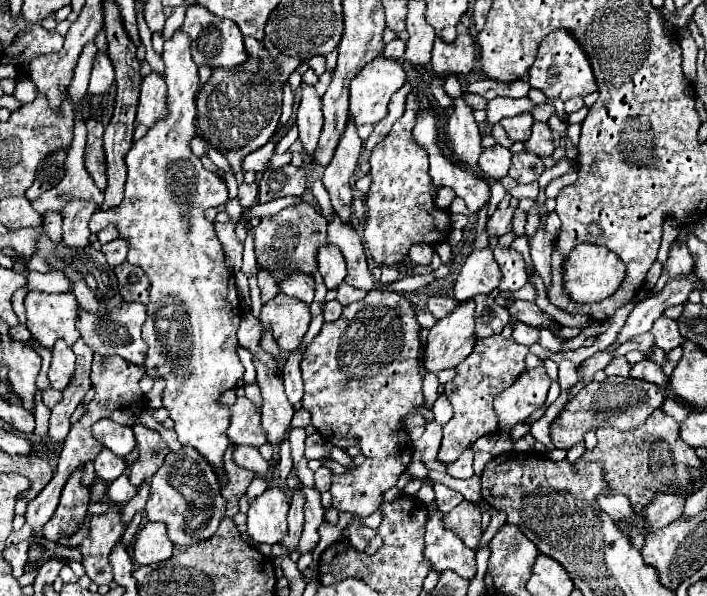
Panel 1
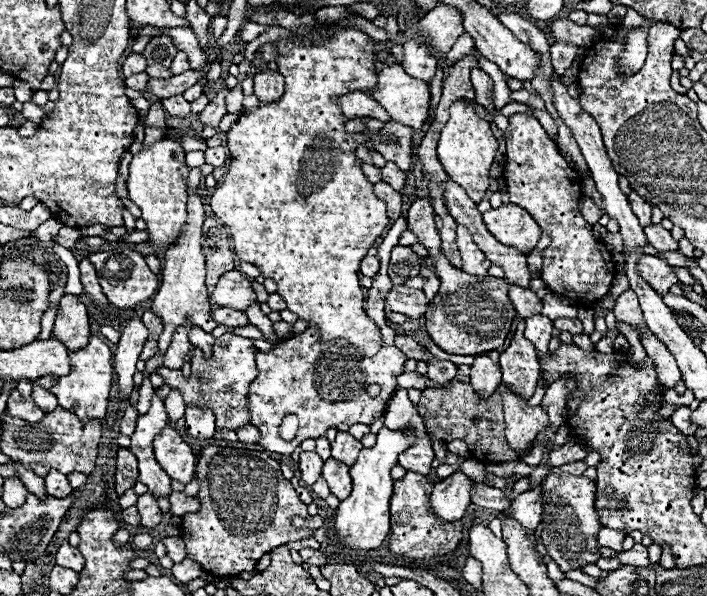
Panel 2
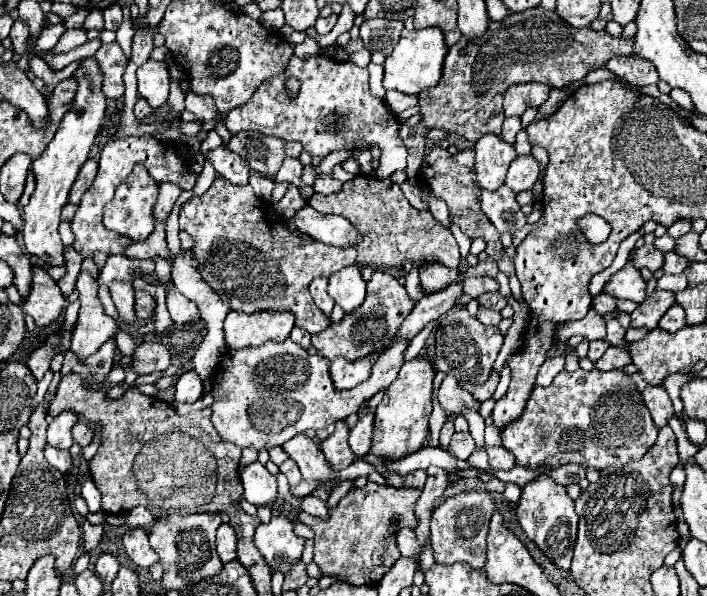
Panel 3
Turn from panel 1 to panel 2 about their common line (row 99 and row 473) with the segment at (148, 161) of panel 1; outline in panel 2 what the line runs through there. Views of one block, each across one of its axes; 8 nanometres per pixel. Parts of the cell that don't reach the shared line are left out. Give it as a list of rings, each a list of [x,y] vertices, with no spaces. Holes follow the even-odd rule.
[[[164,428],[154,440],[154,454],[172,480],[188,484],[194,478],[196,456],[174,428]]]

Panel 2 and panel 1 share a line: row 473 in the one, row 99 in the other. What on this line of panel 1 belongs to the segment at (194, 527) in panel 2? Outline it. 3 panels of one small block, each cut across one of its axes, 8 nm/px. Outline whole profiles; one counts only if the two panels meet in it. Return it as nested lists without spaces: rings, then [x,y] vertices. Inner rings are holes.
[[[246,38],[244,44],[250,60],[232,70],[216,68],[196,98],[198,128],[202,130],[204,138],[228,158],[234,172],[242,170],[244,156],[258,150],[272,138],[280,120],[282,84],[300,64],[298,58],[284,54],[280,54],[278,62],[274,62],[262,42],[254,38]]]

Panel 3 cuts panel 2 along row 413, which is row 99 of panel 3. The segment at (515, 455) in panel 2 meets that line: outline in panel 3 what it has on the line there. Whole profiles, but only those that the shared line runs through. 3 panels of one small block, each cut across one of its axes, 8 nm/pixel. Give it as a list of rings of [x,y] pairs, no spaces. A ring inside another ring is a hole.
[[[542,6],[510,14],[502,22],[490,22],[486,34],[474,42],[466,42],[464,38],[460,38],[458,44],[454,44],[446,54],[442,80],[438,82],[438,86],[428,88],[428,90],[420,92],[420,96],[418,96],[422,122],[416,124],[414,128],[410,128],[406,124],[400,126],[400,138],[404,140],[404,144],[408,148],[408,168],[406,168],[408,180],[412,184],[416,182],[416,174],[418,174],[418,168],[424,158],[424,152],[420,152],[420,148],[424,148],[426,128],[442,128],[446,132],[460,132],[470,142],[476,142],[476,138],[484,136],[486,132],[500,134],[500,128],[505,120],[504,92],[508,86],[520,84],[520,82],[542,82],[552,88],[568,88],[572,82],[582,80],[590,70],[604,66],[612,56],[630,56],[630,54],[632,54],[632,40],[612,38],[604,30],[596,32],[590,28],[570,28],[570,24],[566,24],[566,20],[562,20],[556,12],[544,10]]]

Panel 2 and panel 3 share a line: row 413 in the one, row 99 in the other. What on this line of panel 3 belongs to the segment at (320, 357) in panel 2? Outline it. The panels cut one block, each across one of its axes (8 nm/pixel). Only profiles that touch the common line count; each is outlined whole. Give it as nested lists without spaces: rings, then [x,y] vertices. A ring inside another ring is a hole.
[[[294,54],[286,70],[258,86],[246,104],[230,110],[224,124],[230,134],[252,130],[266,136],[278,136],[286,142],[296,140],[310,156],[318,158],[324,158],[336,150],[354,152],[360,148],[378,146],[381,150],[380,164],[373,171],[378,179],[386,179],[392,172],[406,168],[408,152],[398,136],[400,120],[394,116],[394,112],[390,112],[390,108],[386,108],[382,98],[374,98],[370,94],[368,70],[356,66],[354,62],[338,62],[328,54],[314,54],[308,58],[298,58]],[[288,78],[300,80],[300,90],[294,98],[290,98],[286,90]]]

